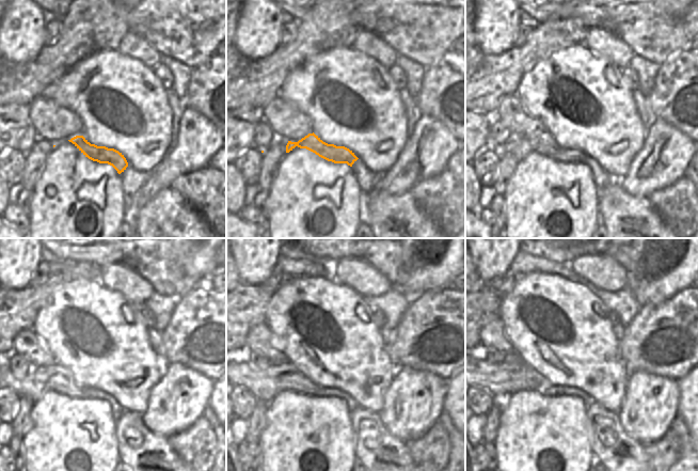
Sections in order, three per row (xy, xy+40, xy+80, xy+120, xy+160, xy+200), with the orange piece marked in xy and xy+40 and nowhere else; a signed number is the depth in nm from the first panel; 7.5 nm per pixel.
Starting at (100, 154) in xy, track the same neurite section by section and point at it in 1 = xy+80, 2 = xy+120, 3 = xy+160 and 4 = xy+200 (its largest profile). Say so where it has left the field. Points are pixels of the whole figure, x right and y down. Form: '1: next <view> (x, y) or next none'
1: next xy+80 (541, 141)
2: next xy+120 (56, 377)
3: next xy+160 (264, 385)
4: next xy+200 (504, 378)

